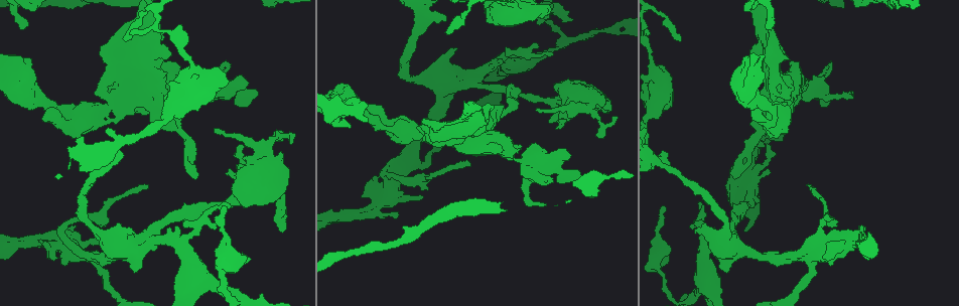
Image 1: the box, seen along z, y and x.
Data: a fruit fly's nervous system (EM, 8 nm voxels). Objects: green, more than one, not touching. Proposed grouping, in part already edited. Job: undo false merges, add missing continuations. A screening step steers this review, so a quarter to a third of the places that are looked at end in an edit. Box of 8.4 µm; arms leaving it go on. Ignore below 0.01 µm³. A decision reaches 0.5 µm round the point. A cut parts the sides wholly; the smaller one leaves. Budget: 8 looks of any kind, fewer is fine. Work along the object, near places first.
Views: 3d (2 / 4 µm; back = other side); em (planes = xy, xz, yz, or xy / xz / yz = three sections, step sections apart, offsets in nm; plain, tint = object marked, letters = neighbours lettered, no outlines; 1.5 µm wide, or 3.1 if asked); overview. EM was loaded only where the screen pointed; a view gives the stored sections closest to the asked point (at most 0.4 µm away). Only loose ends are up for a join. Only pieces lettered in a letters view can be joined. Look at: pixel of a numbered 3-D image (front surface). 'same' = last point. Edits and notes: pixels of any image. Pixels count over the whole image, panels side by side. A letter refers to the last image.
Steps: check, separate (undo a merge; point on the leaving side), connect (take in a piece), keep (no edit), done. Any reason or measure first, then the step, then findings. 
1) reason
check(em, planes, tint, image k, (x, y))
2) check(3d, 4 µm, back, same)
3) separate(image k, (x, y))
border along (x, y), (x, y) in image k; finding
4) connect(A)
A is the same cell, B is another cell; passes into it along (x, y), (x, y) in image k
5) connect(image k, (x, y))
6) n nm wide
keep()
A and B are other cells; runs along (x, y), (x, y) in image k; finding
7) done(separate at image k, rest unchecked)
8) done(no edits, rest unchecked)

thin end
check(3d, 4 µm, image 1, (664, 207))

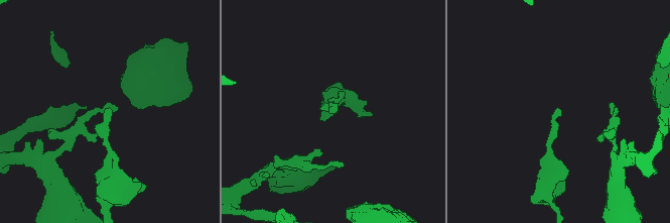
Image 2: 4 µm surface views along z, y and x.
check(em, planes, letters, image 2, (558, 112))

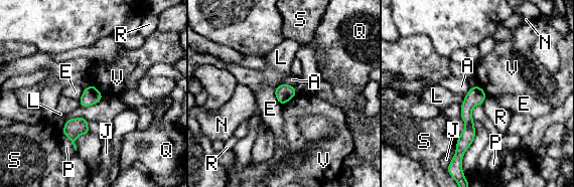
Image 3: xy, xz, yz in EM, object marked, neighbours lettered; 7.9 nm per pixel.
keep()
A, E, J, L, N, P, Q, R, S and V are other cells; runs along (477, 88), (459, 153) in image 3; none of them fits

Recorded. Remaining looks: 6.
a fork
check(3d, 4 µm, back, image 1, (416, 35))

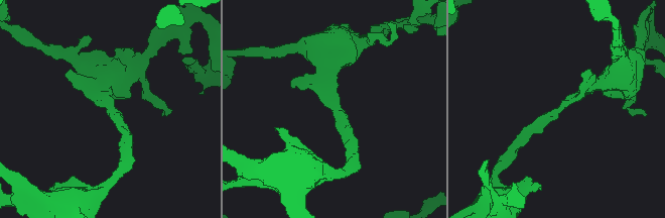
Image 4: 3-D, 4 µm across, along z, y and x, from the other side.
shape alone is not enough
check(em, planes, letters, image 4, (337, 105))

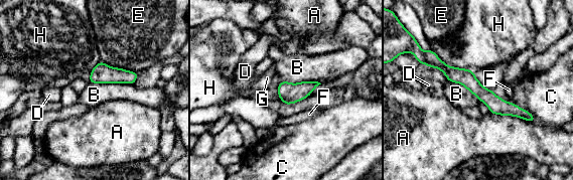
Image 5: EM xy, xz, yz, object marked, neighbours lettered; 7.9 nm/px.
H touches over 400 nm
keep()
A, B, C, D, E, F, G and H are other cells; border along (89, 81), (128, 82), (133, 84) in image 5; one neuron here

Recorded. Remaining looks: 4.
sudden change in width
check(em, yz, step 4, tint, image 1, (111, 104))

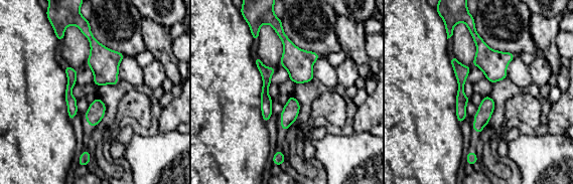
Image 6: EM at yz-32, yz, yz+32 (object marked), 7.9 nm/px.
another direction
check(em, planes, tint, same)

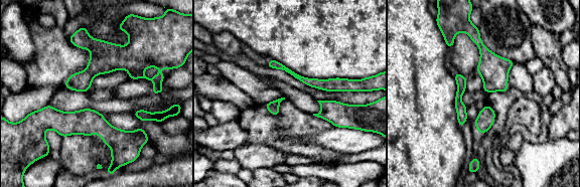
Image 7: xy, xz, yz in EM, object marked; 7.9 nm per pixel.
check(em, planes, letters, same)

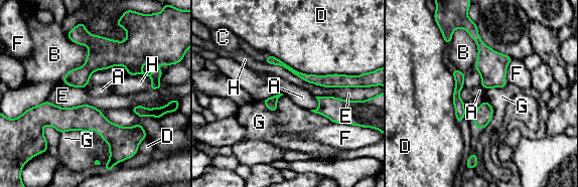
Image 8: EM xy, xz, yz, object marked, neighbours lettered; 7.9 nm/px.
separate(image 8, (138, 128))
A, B, C, D, E, F, G and H are other cells; the part that leaves runs along (268, 60), (305, 77), (345, 81) in image 8; two neurons meet here

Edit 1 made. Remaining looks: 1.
done(separate at image 8, rest unchecked)

